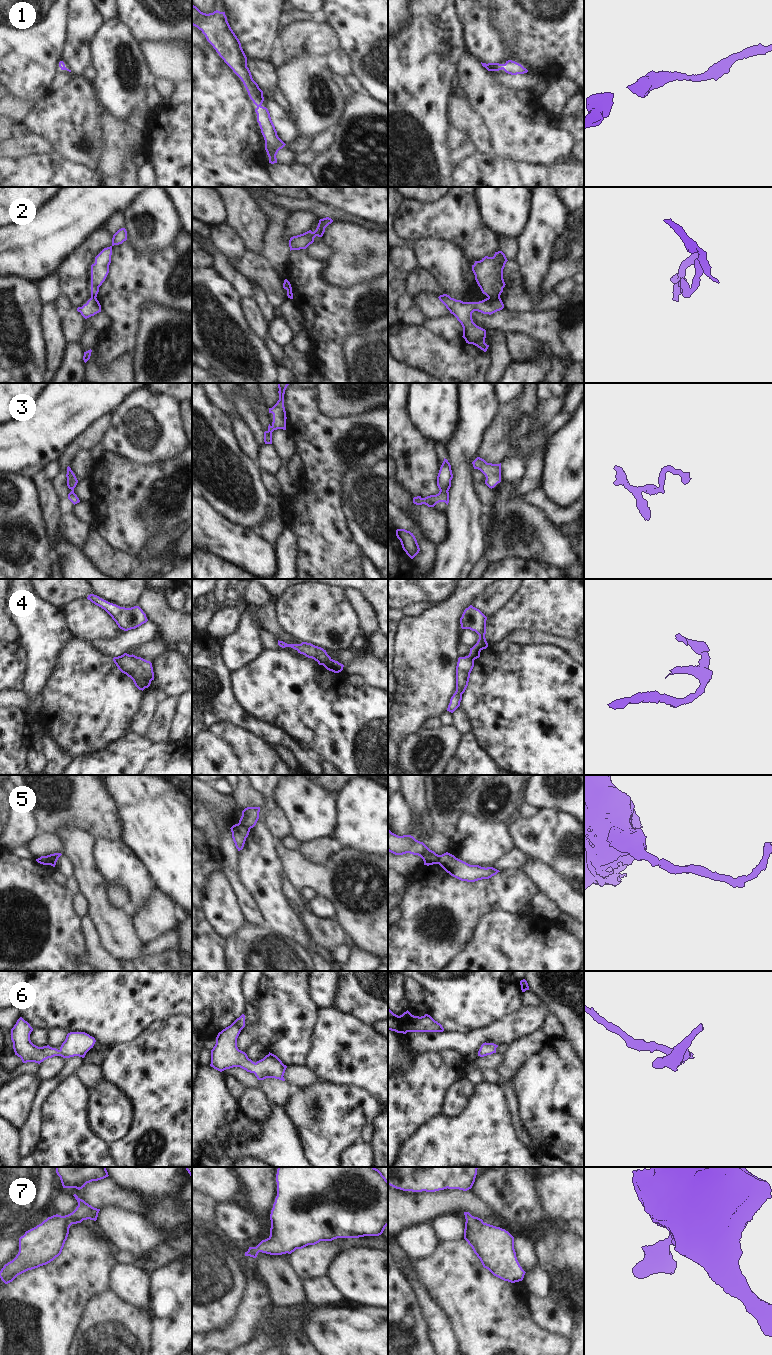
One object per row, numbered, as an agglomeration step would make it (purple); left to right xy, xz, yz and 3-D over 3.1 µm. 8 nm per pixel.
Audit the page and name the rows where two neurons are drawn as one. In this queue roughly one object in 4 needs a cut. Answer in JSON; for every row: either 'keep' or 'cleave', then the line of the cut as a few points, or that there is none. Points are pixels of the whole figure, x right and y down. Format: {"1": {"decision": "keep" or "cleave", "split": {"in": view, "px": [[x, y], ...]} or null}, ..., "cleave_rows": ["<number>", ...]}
{"1": {"decision": "keep", "split": null}, "2": {"decision": "cleave", "split": {"in": "yz", "px": [[488, 296], [499, 298]]}}, "3": {"decision": "keep", "split": null}, "4": {"decision": "cleave", "split": {"in": "xz", "px": [[332, 659], [329, 659], [323, 665]]}}, "5": {"decision": "cleave", "split": {"in": "xz", "px": [[238, 823], [249, 829]]}}, "6": {"decision": "keep", "split": null}, "7": {"decision": "keep", "split": null}, "cleave_rows": ["2", "4", "5"]}

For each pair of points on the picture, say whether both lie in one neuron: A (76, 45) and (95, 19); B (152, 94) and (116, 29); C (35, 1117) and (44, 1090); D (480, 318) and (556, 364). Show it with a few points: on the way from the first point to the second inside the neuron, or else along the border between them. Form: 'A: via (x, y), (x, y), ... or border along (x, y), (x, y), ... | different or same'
A: via (79, 39), (81, 33), (89, 25) | same
B: border along (152, 81), (148, 84), (147, 97), (144, 104) | different
C: via (36, 1110), (40, 1097) | same
D: border along (542, 343), (548, 343), (559, 358) | different

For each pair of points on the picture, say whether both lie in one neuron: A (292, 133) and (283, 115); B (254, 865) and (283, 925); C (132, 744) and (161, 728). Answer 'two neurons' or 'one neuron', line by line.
A: one neuron
B: one neuron
C: two neurons

